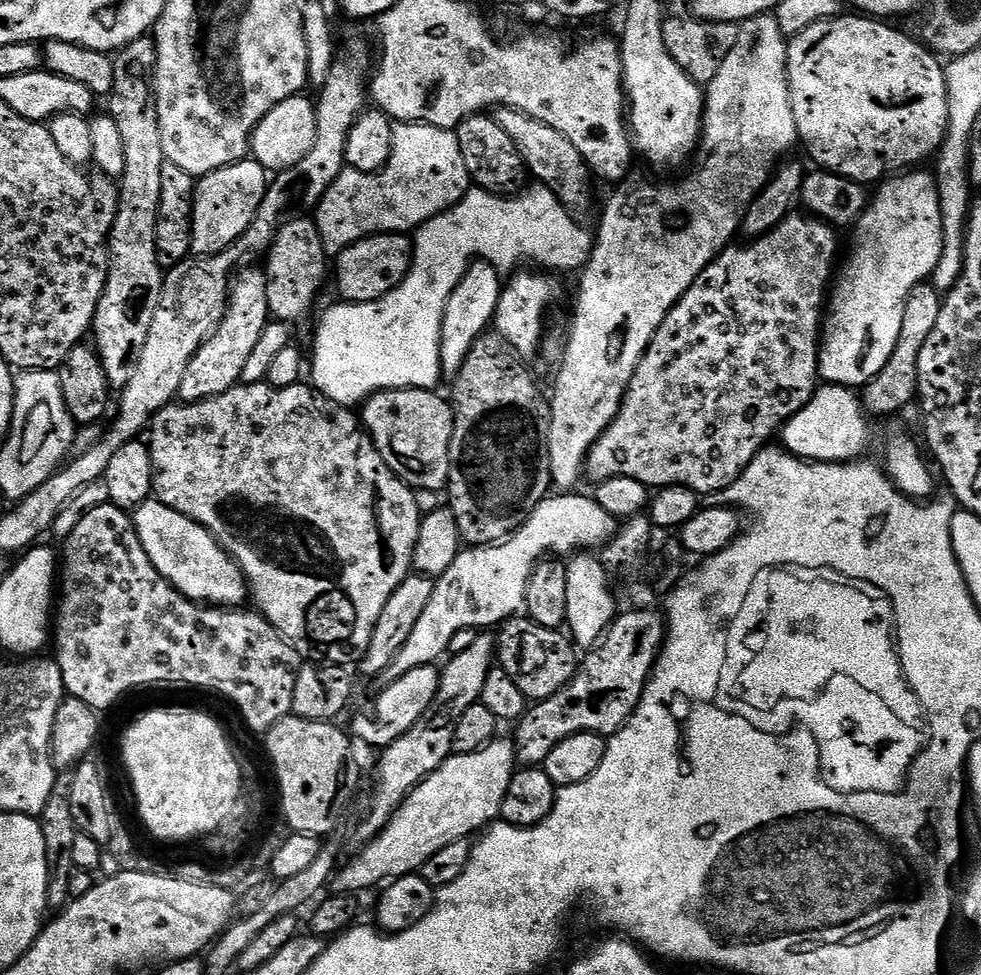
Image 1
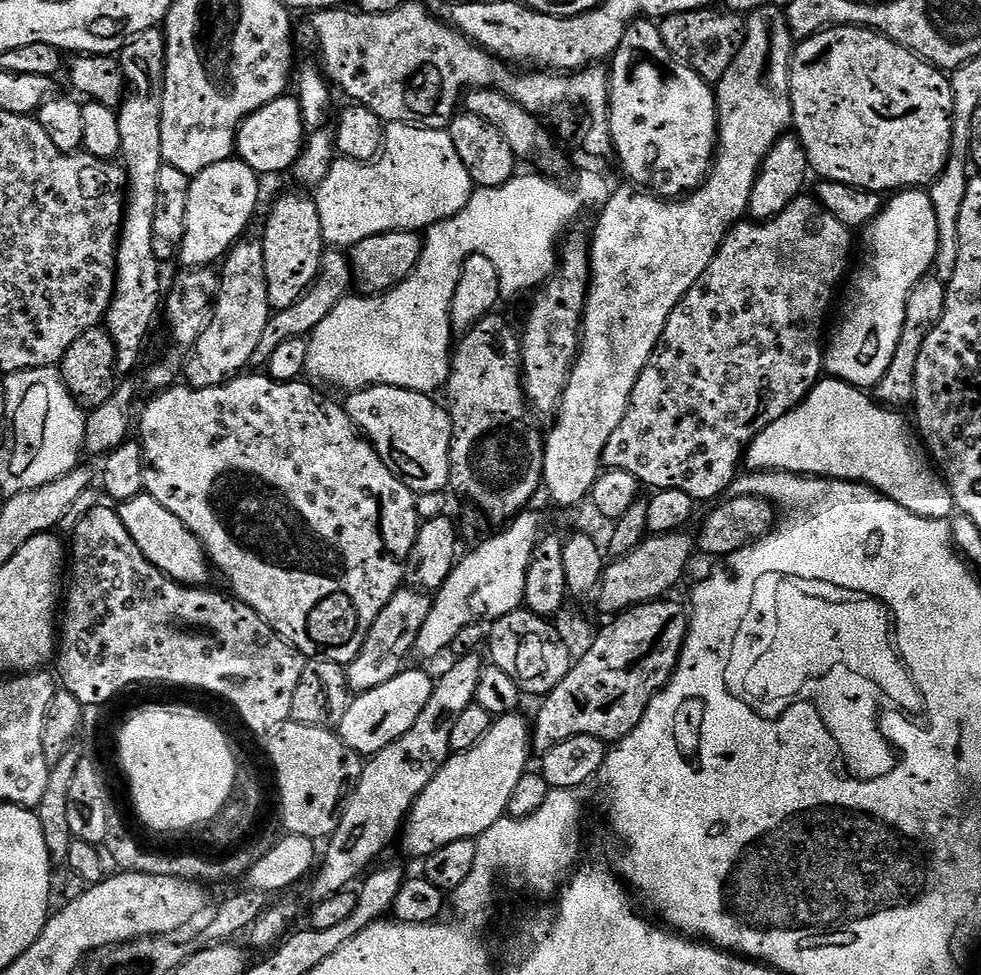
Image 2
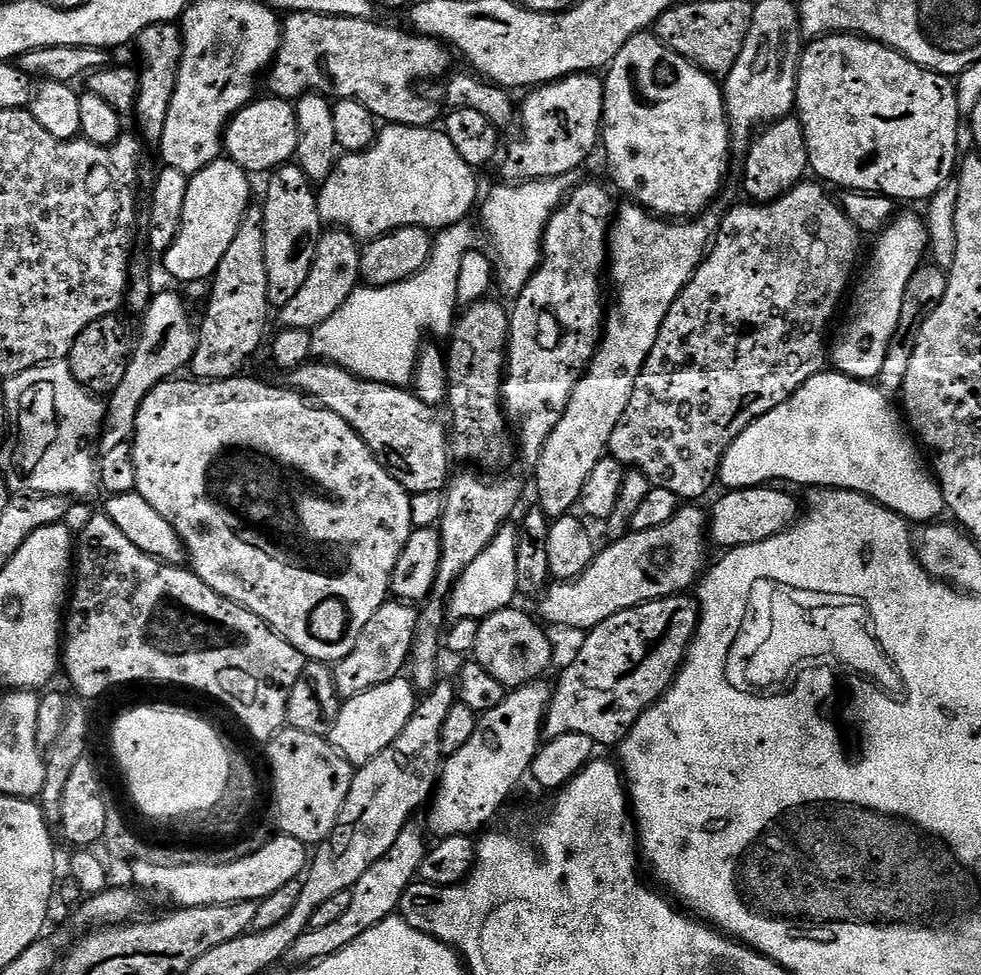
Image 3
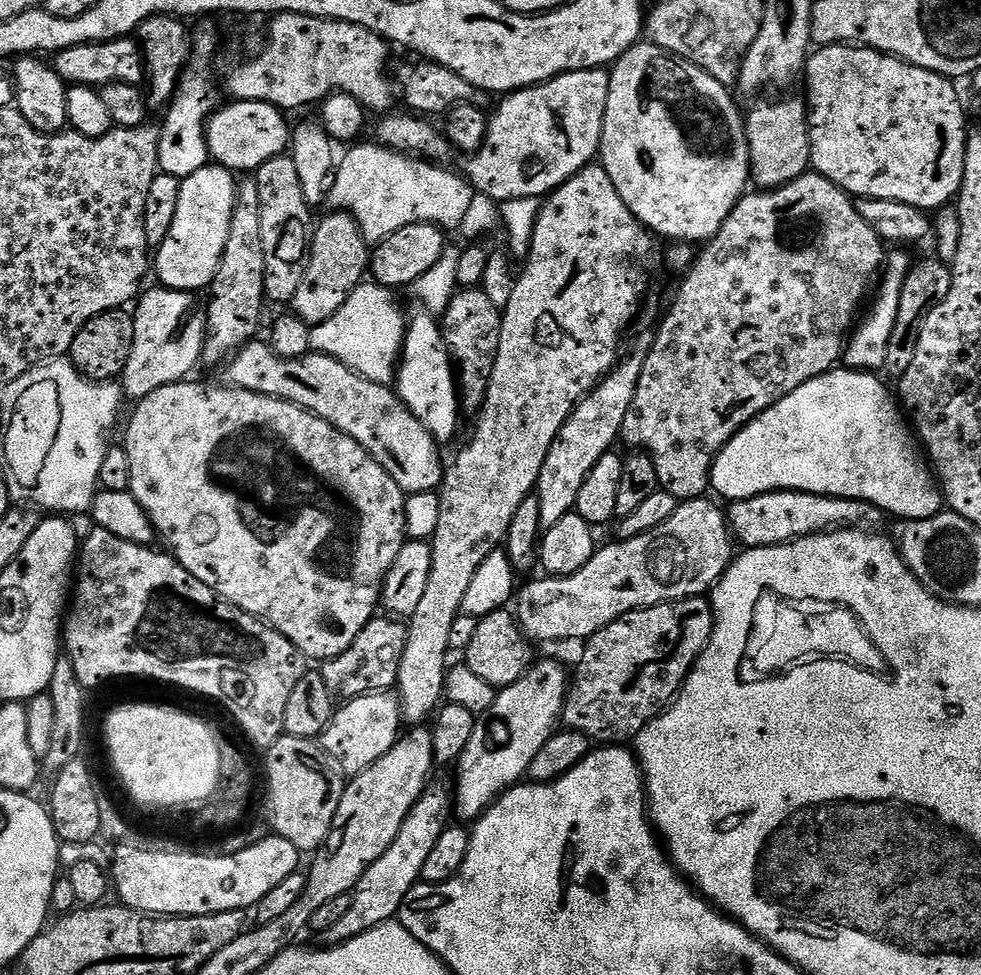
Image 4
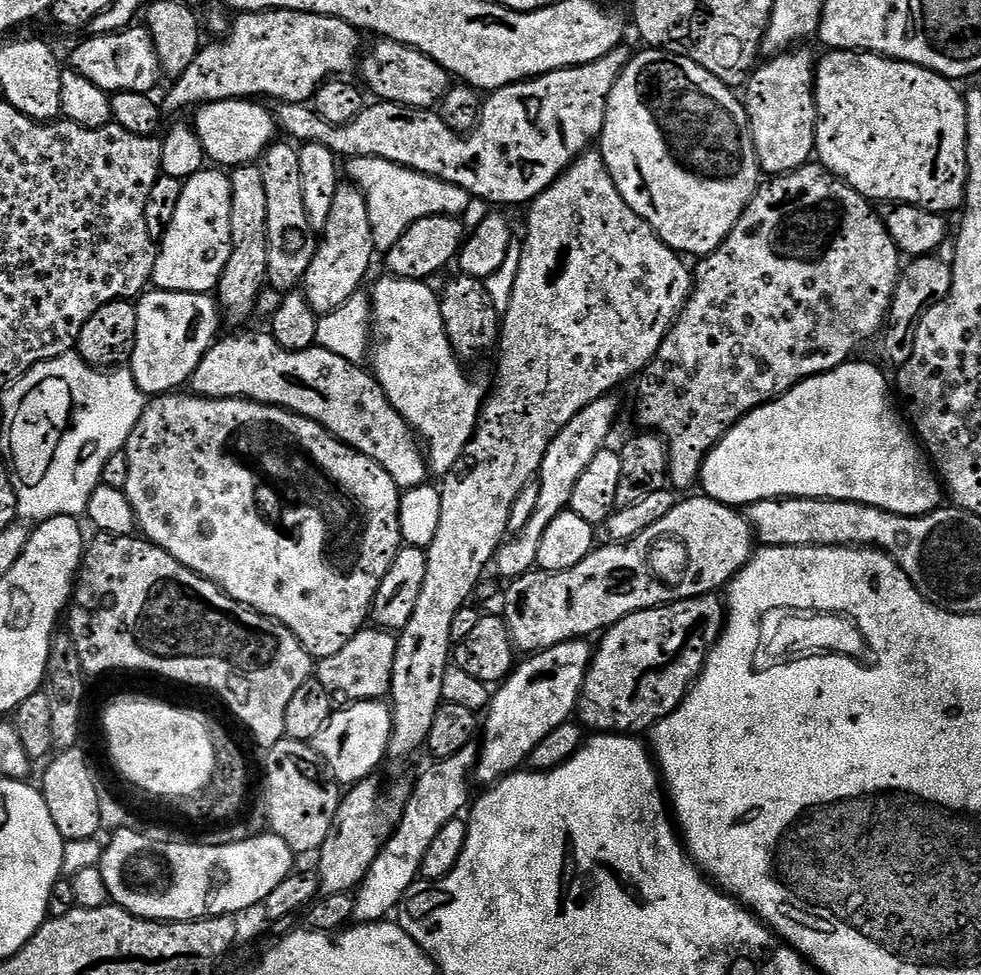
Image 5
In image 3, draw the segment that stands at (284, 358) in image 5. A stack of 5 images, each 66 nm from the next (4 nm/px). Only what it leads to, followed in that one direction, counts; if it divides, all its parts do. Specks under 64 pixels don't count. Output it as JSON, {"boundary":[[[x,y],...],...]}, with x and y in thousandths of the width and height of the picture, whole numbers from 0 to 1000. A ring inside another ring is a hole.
{"boundary":[[[315,371],[296,384],[296,394],[301,401],[317,408],[325,417],[345,425],[373,453],[383,467],[383,472],[417,507],[448,505],[459,491],[459,447],[455,435],[444,428],[445,419],[430,412],[423,401],[403,394],[386,394],[380,390],[369,390],[360,382],[333,371]]]}

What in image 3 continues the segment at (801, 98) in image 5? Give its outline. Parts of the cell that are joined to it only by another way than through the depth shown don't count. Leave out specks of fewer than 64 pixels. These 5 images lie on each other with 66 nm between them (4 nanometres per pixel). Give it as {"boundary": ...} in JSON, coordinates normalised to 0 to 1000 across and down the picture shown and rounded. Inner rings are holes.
{"boundary":[[[814,122],[788,123],[762,149],[758,166],[758,197],[764,206],[784,209],[811,192],[825,179],[824,155]]]}

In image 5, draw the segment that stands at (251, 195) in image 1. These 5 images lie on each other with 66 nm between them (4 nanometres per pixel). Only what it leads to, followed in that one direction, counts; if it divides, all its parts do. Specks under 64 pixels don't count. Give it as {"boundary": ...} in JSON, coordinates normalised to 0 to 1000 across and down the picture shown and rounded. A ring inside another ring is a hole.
{"boundary":[[[212,170],[187,186],[181,215],[177,228],[161,248],[159,271],[155,275],[154,290],[164,299],[219,301],[226,285],[226,277],[234,265],[234,181],[231,175]]]}

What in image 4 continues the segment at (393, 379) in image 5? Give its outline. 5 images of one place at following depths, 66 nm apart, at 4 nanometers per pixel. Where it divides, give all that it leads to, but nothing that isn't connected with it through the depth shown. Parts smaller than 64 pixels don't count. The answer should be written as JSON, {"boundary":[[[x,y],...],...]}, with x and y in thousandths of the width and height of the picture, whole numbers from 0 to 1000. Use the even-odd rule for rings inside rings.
{"boundary":[[[431,323],[415,329],[412,356],[402,387],[402,401],[441,450],[452,453],[464,445],[465,426],[471,423],[471,414],[467,409],[467,395],[461,371],[457,368],[457,357],[453,354],[450,333],[445,329],[443,332],[439,323]]]}

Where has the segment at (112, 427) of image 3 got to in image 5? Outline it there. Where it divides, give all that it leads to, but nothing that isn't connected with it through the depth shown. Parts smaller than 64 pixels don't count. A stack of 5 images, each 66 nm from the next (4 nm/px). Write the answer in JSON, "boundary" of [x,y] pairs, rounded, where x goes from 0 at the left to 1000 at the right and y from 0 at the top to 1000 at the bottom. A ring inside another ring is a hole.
{"boundary":[[[151,297],[138,309],[141,322],[141,338],[133,370],[133,381],[141,400],[148,407],[166,406],[187,399],[195,391],[198,379],[202,379],[202,371],[220,352],[224,341],[226,321],[219,303],[211,299],[164,299]]]}

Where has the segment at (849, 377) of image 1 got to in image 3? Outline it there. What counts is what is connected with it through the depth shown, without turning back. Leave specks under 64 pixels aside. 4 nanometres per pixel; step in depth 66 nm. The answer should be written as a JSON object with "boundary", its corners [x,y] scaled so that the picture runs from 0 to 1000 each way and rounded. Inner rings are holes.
{"boundary":[[[930,217],[912,223],[900,238],[892,243],[889,264],[881,279],[881,288],[874,290],[873,309],[869,312],[869,325],[846,353],[846,373],[851,381],[872,390],[889,392],[903,371],[903,359],[909,354],[911,338],[915,338],[915,325],[919,323],[919,306],[928,285],[943,270],[946,253],[946,231]]]}

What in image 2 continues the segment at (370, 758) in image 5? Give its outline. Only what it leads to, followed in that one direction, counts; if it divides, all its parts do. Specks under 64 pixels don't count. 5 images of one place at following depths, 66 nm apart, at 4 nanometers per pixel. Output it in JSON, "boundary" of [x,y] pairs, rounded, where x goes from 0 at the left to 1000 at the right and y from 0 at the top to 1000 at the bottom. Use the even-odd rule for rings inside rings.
{"boundary":[[[416,683],[398,695],[398,699],[376,710],[366,711],[356,721],[353,732],[349,732],[345,748],[347,760],[369,777],[377,777],[382,771],[389,770],[398,765],[398,761],[410,757],[410,753],[414,753],[422,741],[426,741],[426,732],[430,732],[430,728],[434,728],[434,720],[438,720],[441,701],[441,694],[436,694],[430,686]]]}

